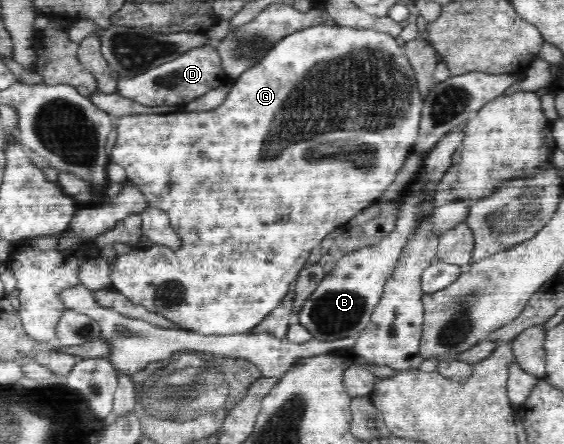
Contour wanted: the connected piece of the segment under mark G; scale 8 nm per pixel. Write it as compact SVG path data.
M318 25L298 31L274 45L257 66L234 79L230 93L214 111L119 116L115 121L116 145L112 147L109 159L126 169L127 179L140 187L149 205L168 214L180 245L172 250L172 255L164 255L165 245L158 244L152 244L146 253L140 253L140 249L134 247L128 253L117 255L116 263L110 266L112 287L132 303L142 304L148 311L161 315L182 330L202 335L247 333L282 303L290 285L298 280L312 249L336 227L346 227L352 217L377 203L382 193L394 183L397 171L412 152L419 135L423 99L415 78L405 46L398 46L392 35L372 29Z

